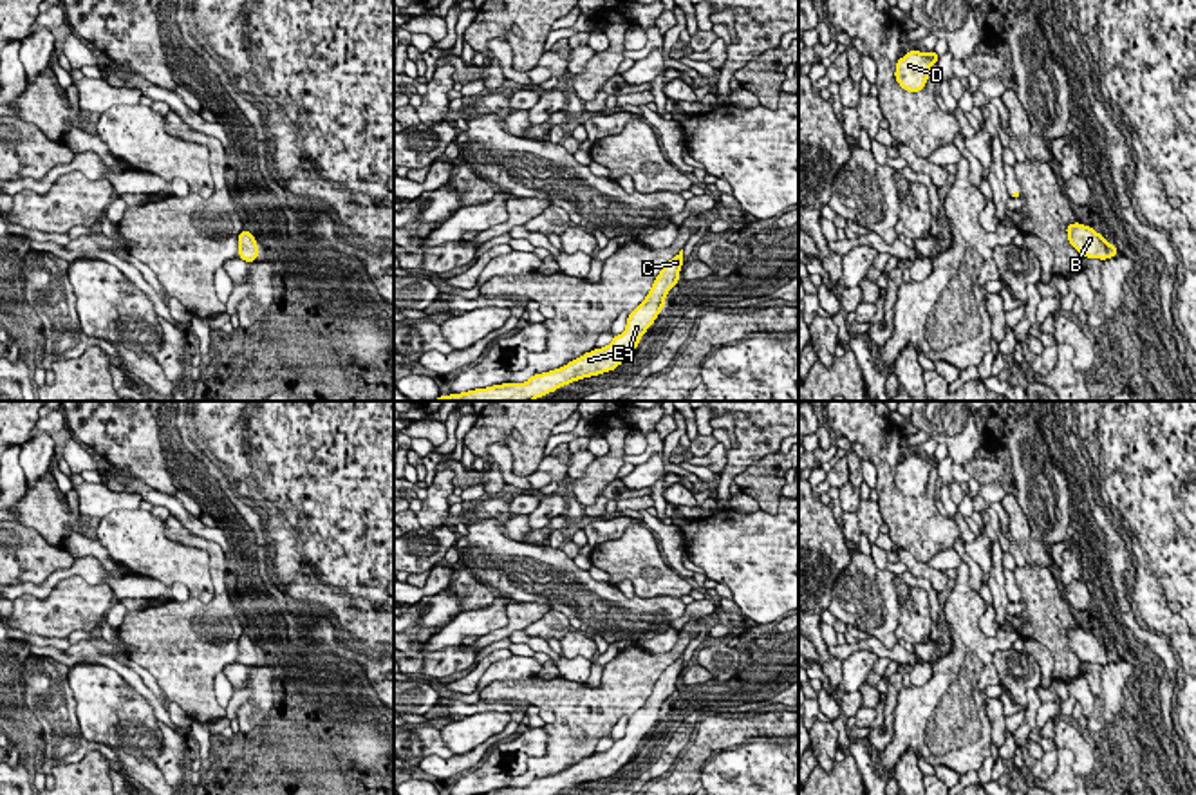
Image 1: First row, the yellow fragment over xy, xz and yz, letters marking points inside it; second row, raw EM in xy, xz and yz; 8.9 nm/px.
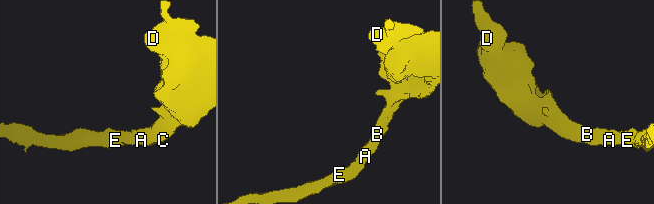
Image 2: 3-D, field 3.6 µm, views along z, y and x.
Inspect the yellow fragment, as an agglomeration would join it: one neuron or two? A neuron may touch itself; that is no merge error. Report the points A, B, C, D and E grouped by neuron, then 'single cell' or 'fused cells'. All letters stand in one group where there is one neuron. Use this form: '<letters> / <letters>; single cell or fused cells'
A B C D E; single cell

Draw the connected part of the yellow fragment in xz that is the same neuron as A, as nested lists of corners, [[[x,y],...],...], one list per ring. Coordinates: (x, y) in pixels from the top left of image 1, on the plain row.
[[[683,654],[668,665],[656,681],[647,703],[629,719],[623,739],[612,743],[603,753],[585,757],[562,773],[531,781],[526,788],[502,788],[475,795],[556,795],[576,784],[614,775],[638,752],[640,743],[654,728],[665,710],[667,697],[677,688],[683,670]]]

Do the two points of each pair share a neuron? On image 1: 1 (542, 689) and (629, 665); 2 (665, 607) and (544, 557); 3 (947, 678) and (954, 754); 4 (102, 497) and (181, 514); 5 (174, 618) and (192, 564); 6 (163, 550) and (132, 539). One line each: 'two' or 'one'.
1: one
2: one
3: one
4: two
5: two
6: one

